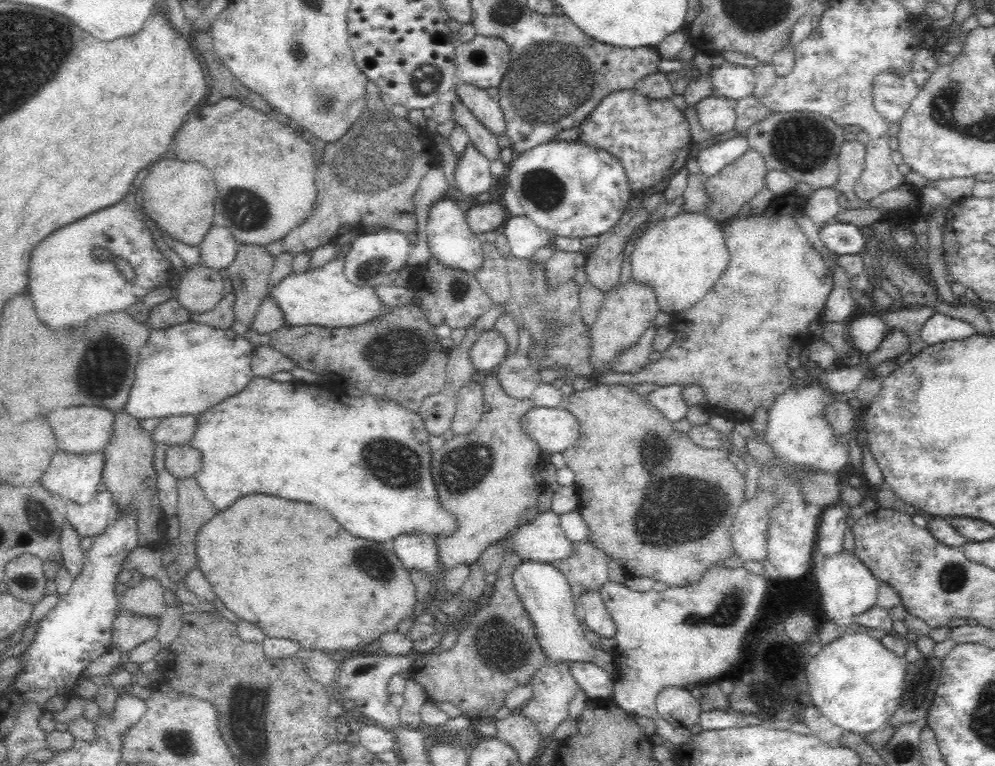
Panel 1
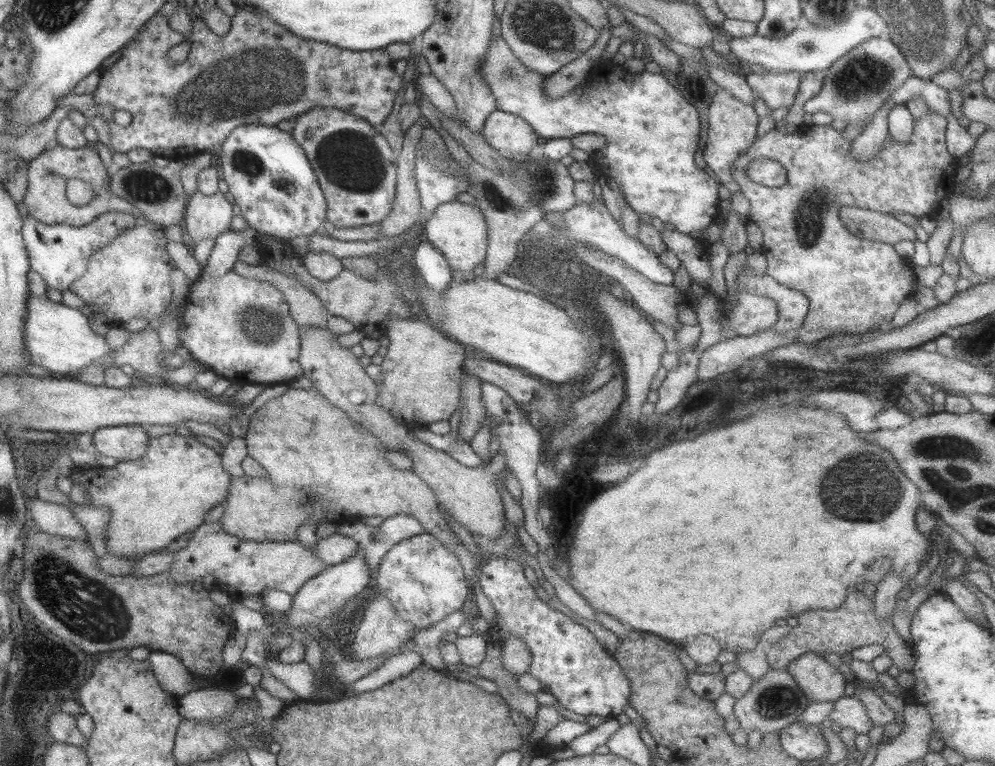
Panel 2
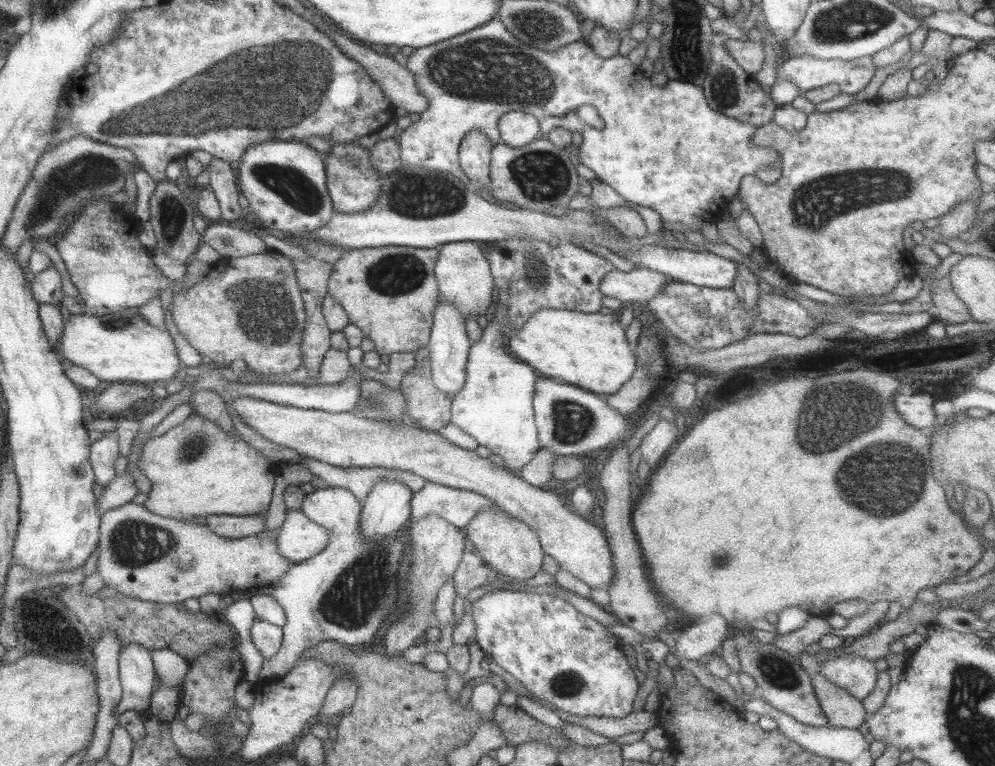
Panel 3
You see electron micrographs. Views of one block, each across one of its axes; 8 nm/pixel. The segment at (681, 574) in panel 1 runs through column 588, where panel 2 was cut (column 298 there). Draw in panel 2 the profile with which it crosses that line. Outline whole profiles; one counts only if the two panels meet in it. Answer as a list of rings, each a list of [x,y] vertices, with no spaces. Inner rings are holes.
[[[314,387],[289,388],[282,395],[268,400],[250,417],[245,439],[247,453],[265,469],[265,476],[253,477],[244,474],[231,477],[226,509],[219,520],[228,534],[258,542],[298,541],[298,529],[309,518],[317,520],[319,525],[323,522],[338,524],[346,520],[359,520],[361,517],[381,516],[387,519],[397,514],[407,514],[416,518],[426,532],[442,540],[447,544],[448,550],[458,555],[468,581],[478,577],[478,563],[483,558],[476,558],[465,545],[460,545],[462,542],[447,527],[444,514],[438,510],[439,500],[436,493],[414,471],[393,467],[385,457],[390,451],[386,443],[362,423],[351,419],[345,410],[332,404]]]

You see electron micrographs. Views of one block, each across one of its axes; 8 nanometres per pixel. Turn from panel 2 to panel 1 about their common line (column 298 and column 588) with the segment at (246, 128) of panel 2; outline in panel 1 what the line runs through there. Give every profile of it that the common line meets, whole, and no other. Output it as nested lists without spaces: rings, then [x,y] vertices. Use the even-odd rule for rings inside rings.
[[[578,140],[540,144],[520,154],[507,168],[505,173],[508,174],[508,182],[524,208],[525,216],[536,226],[548,231],[552,237],[581,239],[586,236],[600,236],[616,225],[620,216],[627,211],[627,202],[632,197],[620,160]]]

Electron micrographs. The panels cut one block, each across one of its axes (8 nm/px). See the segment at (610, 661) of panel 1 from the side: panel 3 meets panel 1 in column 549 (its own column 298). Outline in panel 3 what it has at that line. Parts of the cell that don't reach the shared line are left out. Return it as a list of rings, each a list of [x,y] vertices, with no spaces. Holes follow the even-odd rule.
[[[326,487],[316,490],[308,490],[303,497],[300,508],[310,520],[320,524],[328,531],[328,545],[318,555],[300,562],[286,572],[279,582],[272,582],[253,588],[253,590],[242,590],[230,596],[234,601],[239,599],[252,599],[255,595],[266,594],[277,599],[284,610],[287,619],[286,626],[283,627],[283,641],[278,653],[270,659],[266,659],[258,679],[263,682],[266,678],[282,678],[301,658],[302,653],[311,646],[316,646],[322,641],[338,641],[343,645],[363,644],[372,648],[372,642],[382,630],[384,621],[394,622],[397,616],[402,614],[402,604],[406,593],[406,576],[404,567],[408,556],[408,546],[405,534],[396,536],[386,535],[376,542],[368,541],[360,533],[360,514],[362,504],[358,501],[350,490],[340,487]]]

